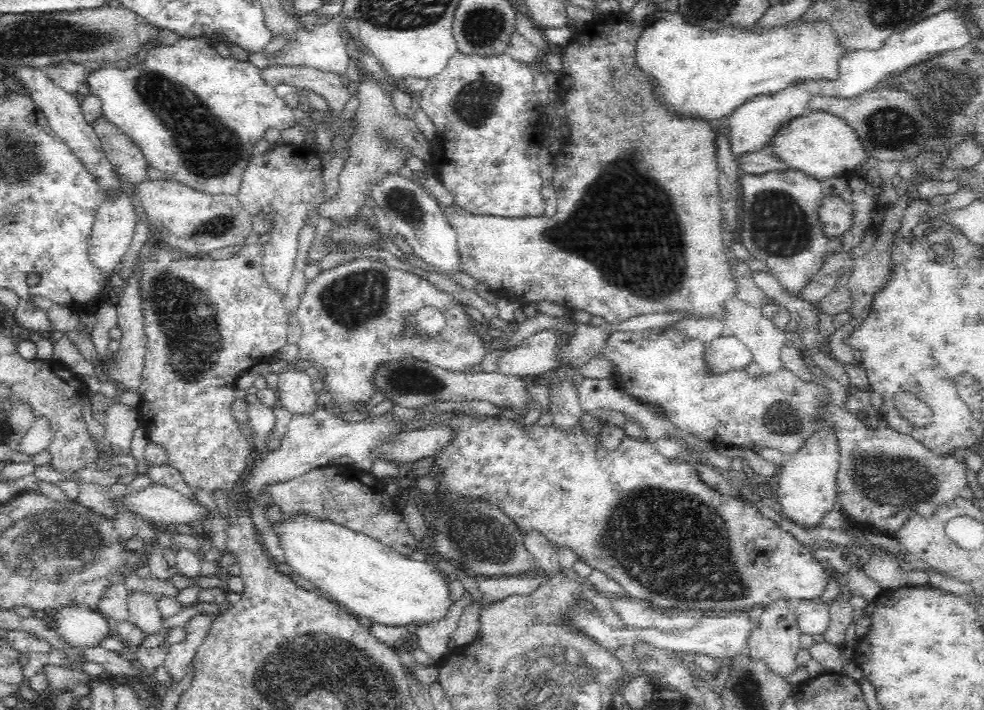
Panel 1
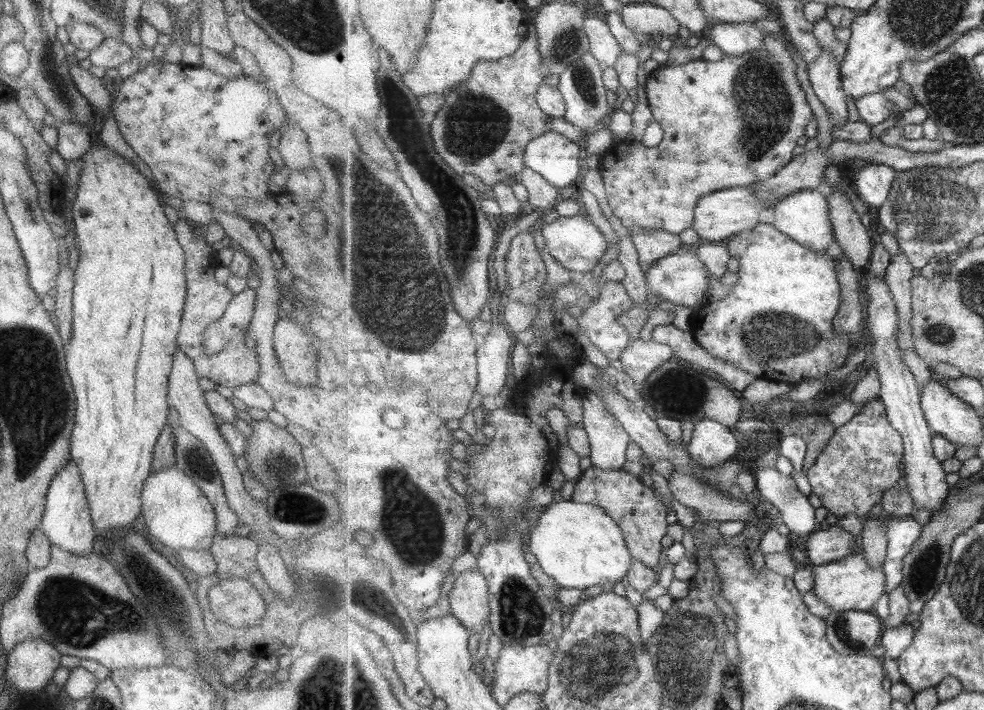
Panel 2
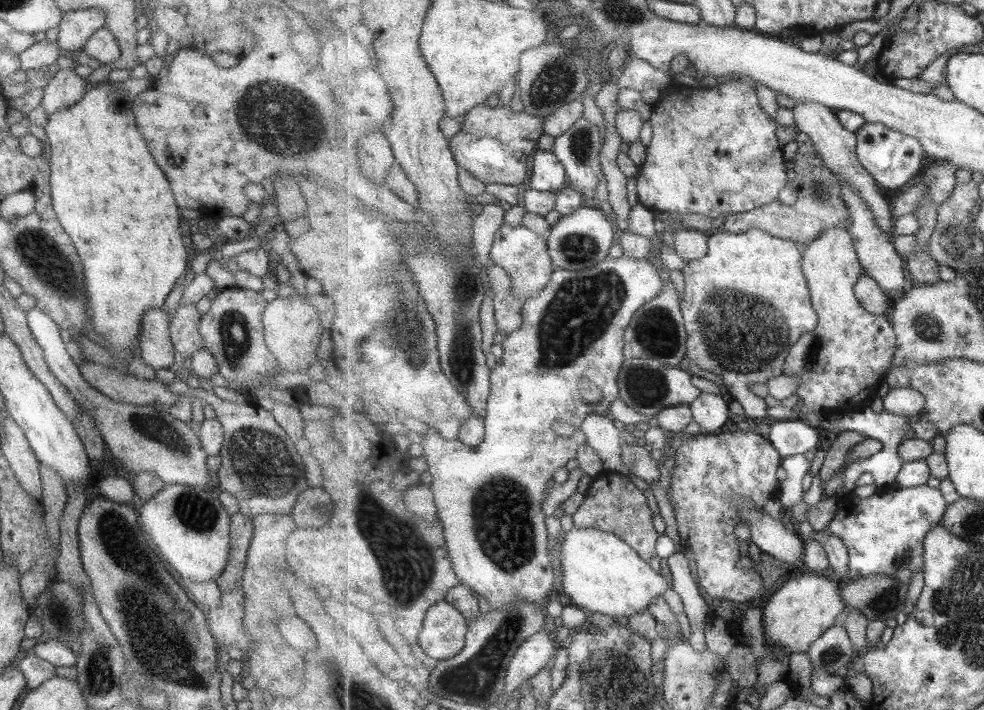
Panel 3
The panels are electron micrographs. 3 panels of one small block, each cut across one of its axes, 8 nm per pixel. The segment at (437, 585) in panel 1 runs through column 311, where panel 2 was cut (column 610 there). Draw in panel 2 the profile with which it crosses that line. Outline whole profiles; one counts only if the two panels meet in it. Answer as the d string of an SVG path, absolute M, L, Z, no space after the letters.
M573 500L553 502L547 507L547 511L540 516L539 523L530 534L530 550L542 570L560 587L585 590L597 584L601 586L607 582L615 584L620 582L621 578L627 578L627 573L633 566L632 554L619 523L603 507Z

